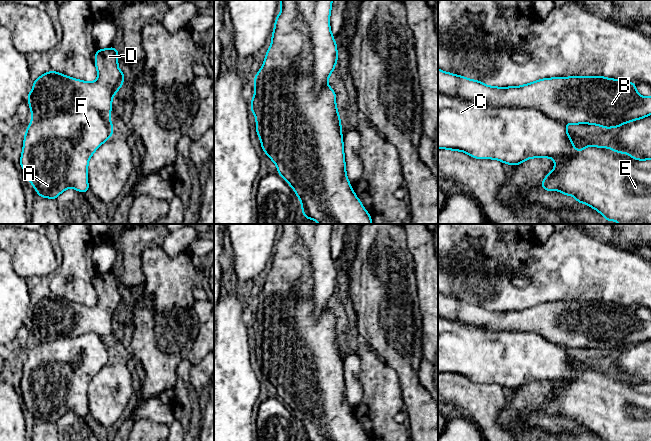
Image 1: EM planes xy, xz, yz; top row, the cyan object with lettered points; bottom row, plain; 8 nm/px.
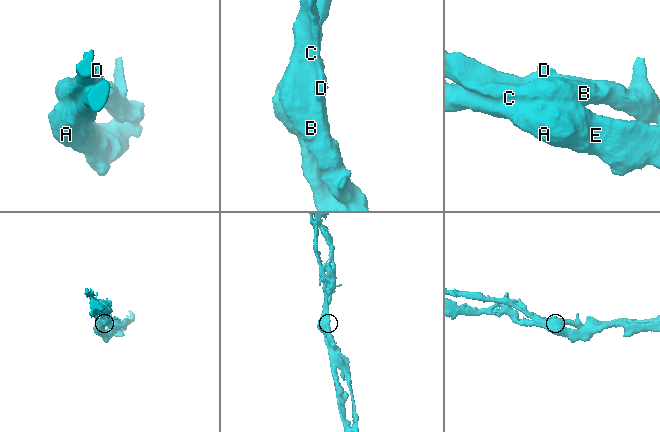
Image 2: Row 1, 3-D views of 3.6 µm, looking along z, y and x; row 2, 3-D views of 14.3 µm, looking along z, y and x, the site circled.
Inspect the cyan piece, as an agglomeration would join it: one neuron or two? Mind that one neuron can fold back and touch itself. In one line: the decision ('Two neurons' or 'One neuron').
Two neurons

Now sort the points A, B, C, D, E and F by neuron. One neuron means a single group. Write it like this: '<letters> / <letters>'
A C E F / B D

